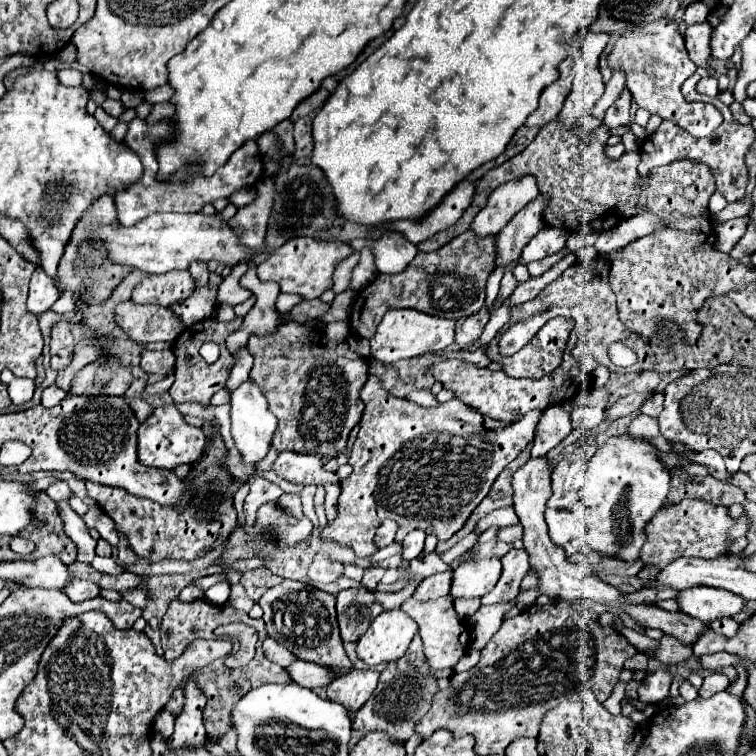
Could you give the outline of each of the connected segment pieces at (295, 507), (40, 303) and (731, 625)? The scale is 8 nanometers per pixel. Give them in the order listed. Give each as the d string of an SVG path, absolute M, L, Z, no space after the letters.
M291 492L291 494L283 494L277 502L279 502L279 506L281 506L283 510L293 512L293 516L297 516L297 518L301 518L301 516L303 516L303 512L301 512L301 498L299 498L299 494L295 494L295 492Z
M37 268L31 276L29 282L29 298L27 298L27 308L39 316L41 312L49 310L53 306L53 302L59 298L61 290L57 288L55 280L49 278L43 268Z
M717 618L717 620L709 622L709 628L723 634L723 636L727 636L727 638L731 638L739 630L739 624L733 618Z

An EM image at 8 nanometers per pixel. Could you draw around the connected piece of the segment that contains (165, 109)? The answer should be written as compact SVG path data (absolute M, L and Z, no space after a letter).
M171 102L154 104L151 113L145 119L148 124L153 124L162 120L165 117L170 117L175 112L175 107Z

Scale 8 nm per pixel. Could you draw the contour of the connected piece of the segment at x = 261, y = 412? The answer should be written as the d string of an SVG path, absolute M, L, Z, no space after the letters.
M245 380L231 394L231 434L245 464L257 464L267 456L275 428L277 428L277 418L269 412L263 392L251 380Z

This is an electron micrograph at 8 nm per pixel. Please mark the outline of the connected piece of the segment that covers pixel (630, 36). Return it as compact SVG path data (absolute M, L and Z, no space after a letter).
M659 18L641 28L625 32L615 42L611 54L607 56L607 64L613 70L625 72L627 88L639 108L647 110L649 114L657 114L663 120L675 122L679 128L683 128L691 136L695 138L709 136L723 122L723 116L713 105L703 102L687 102L681 94L683 80L693 76L697 66L691 62L685 50L683 36L675 20Z

